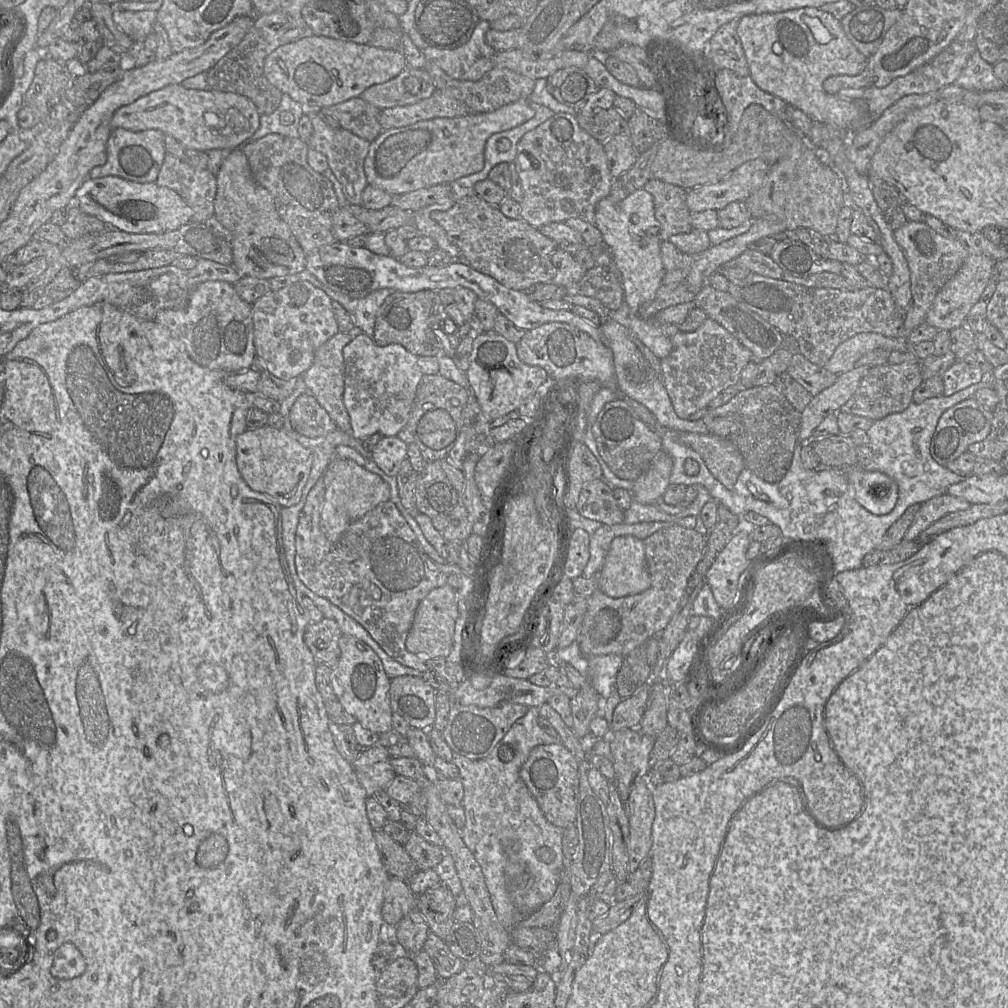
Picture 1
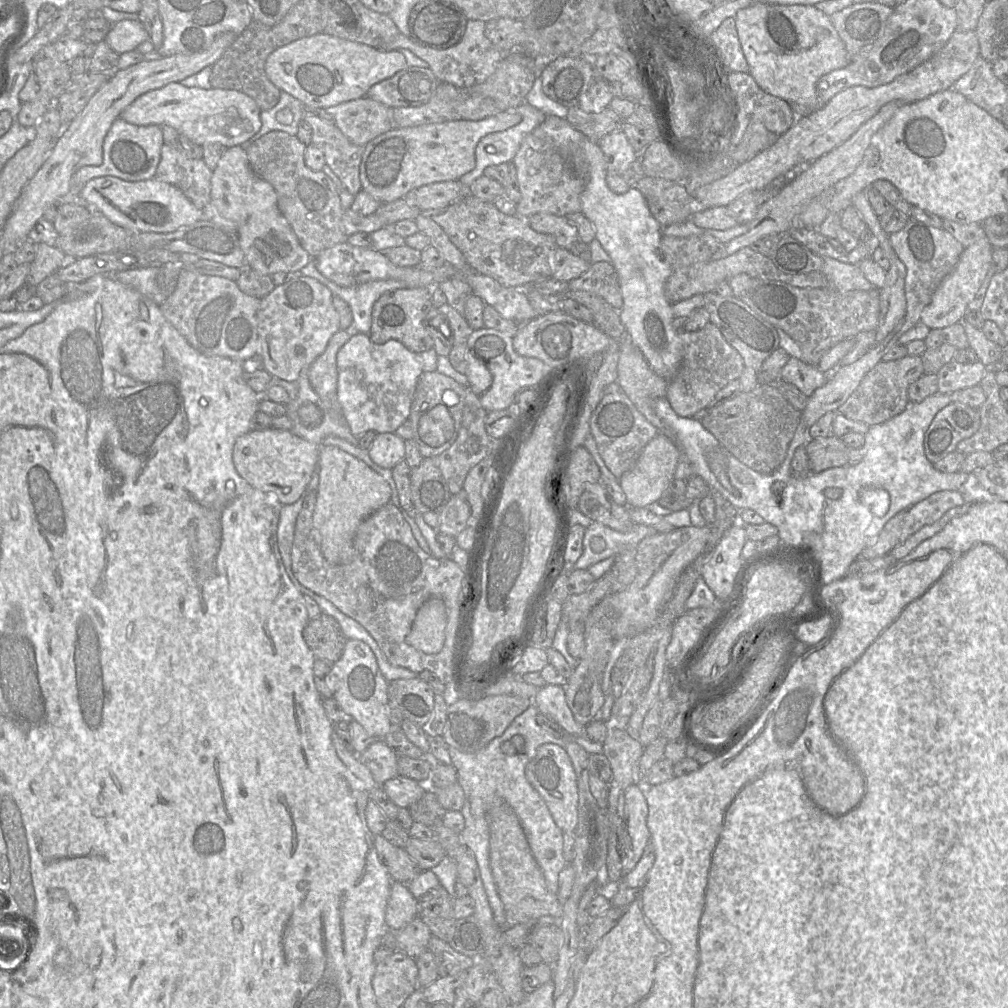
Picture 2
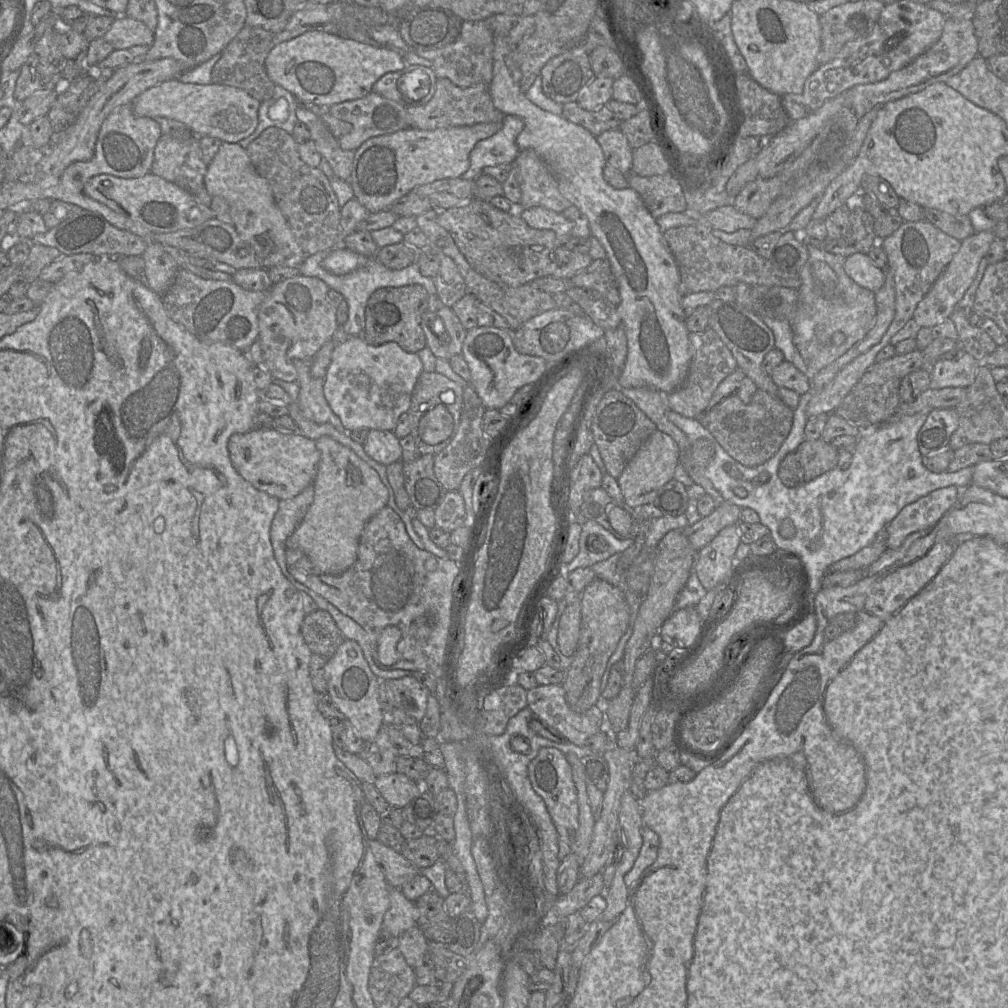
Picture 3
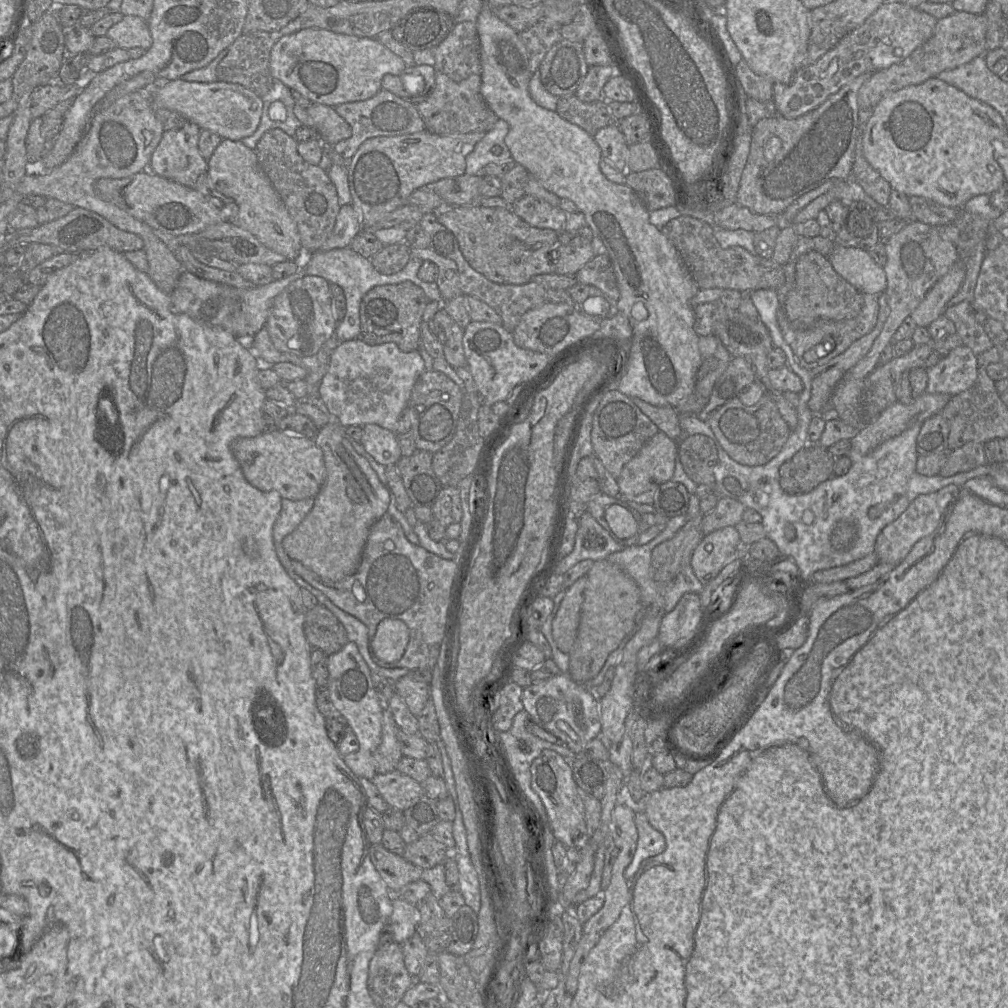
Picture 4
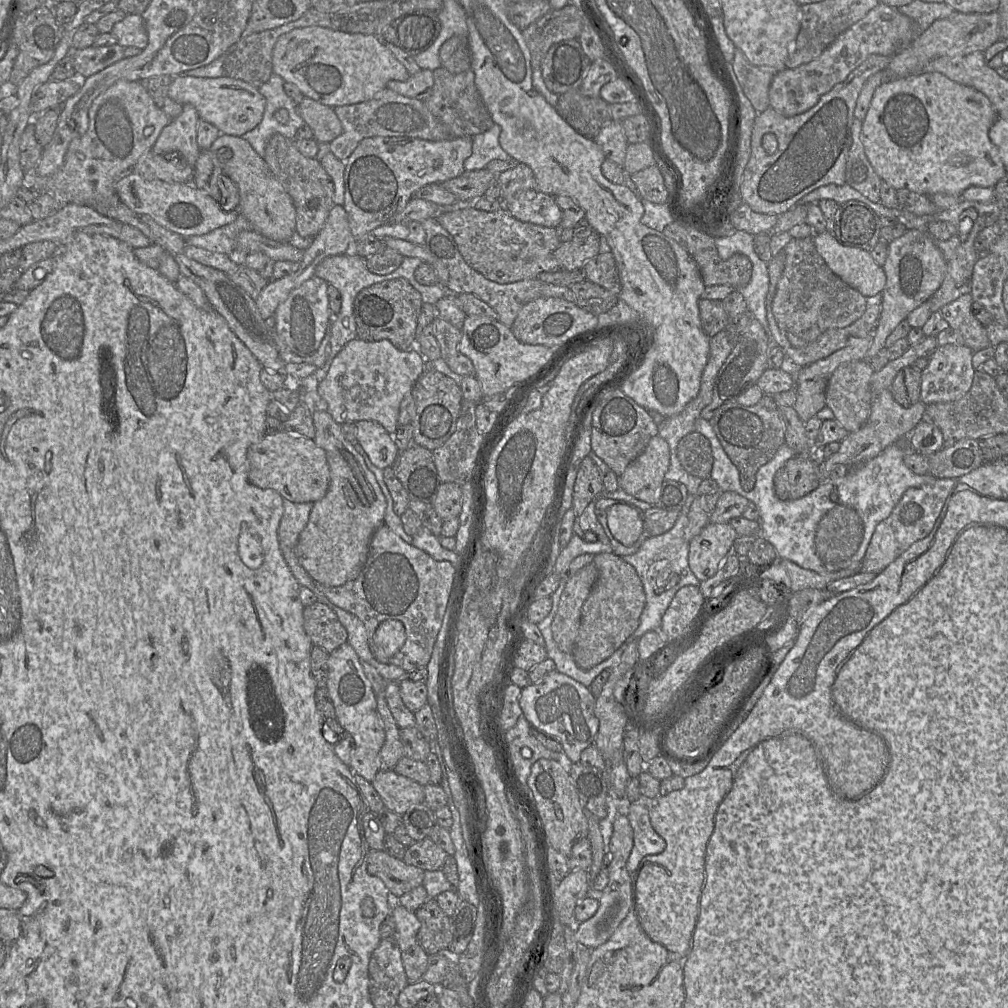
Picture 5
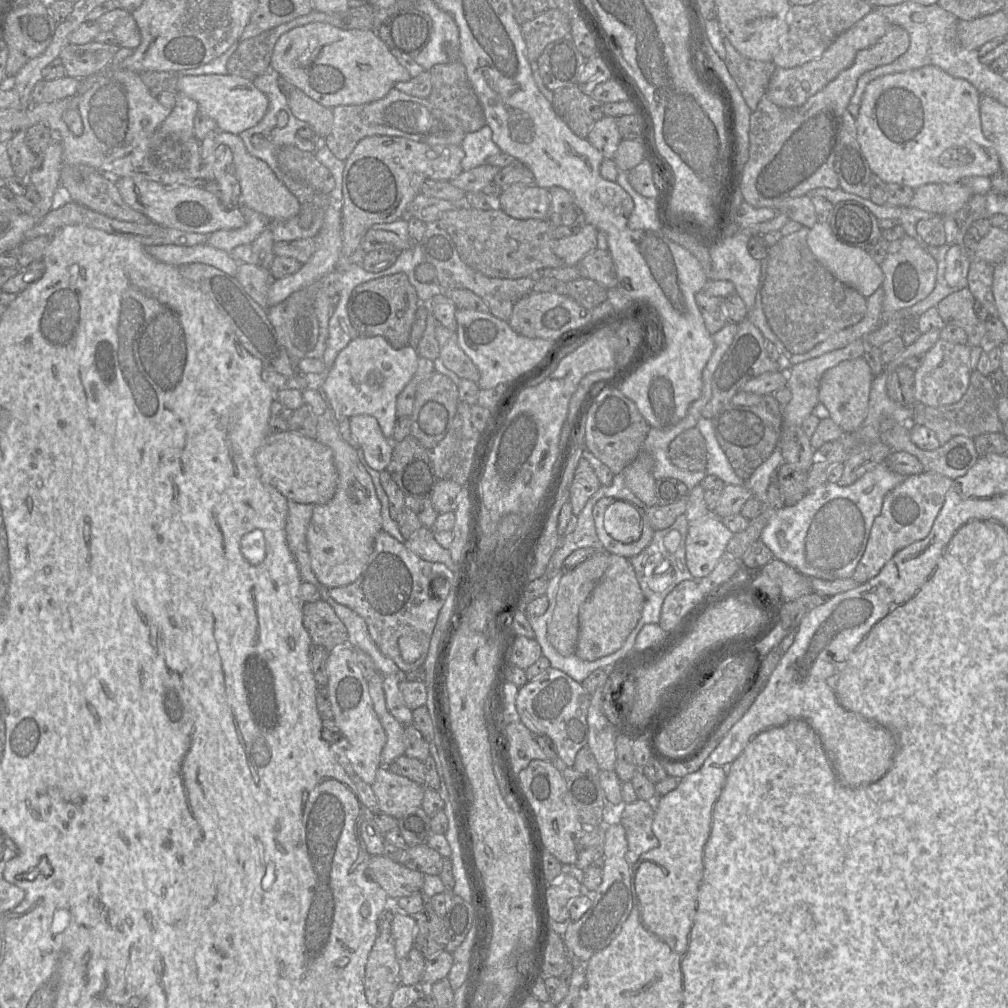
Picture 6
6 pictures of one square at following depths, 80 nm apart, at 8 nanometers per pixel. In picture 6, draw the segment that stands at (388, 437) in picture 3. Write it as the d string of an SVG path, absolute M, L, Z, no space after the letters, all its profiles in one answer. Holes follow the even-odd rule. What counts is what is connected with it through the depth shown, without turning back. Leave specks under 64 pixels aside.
M360 414L352 416L349 424L368 465L378 472L384 471L391 461L394 443L385 438L378 421L371 415Z

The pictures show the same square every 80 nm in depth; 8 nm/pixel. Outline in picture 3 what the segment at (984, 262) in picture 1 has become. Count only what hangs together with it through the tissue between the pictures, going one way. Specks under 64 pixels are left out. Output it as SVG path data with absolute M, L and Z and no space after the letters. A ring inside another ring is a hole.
M982 231L961 241L960 250L954 255L951 262L940 274L922 301L918 304L913 318L921 327L932 328L949 319L958 308L959 301L963 298L968 288L973 283L979 264L989 252L989 248L996 238L992 231Z

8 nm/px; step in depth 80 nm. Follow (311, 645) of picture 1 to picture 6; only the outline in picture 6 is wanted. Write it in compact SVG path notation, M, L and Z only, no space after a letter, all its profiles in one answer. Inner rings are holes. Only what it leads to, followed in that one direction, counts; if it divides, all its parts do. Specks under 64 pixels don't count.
M321 598L305 602L303 625L313 646L323 646L327 651L348 645L348 632L334 609Z

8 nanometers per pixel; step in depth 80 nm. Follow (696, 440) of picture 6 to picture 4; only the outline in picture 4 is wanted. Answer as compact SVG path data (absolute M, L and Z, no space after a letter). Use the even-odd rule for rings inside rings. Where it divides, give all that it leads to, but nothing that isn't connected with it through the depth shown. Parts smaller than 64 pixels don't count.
M694 434L677 443L678 457L687 476L696 484L706 484L714 491L713 469L718 455L713 441L703 434Z

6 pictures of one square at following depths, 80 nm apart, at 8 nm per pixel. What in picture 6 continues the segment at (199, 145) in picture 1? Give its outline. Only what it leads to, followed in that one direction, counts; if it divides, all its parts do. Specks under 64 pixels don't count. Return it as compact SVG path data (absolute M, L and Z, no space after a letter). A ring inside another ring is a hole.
M230 74L183 76L178 80L177 93L195 100L199 110L215 121L218 130L235 135L258 124L268 110L267 96L253 81Z

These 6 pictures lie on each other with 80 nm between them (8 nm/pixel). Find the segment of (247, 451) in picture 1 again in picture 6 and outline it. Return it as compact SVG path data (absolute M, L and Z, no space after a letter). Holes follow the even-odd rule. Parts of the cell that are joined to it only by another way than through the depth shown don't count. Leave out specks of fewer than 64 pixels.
M291 431L269 434L255 453L255 461L261 480L276 488L288 500L301 504L325 504L329 502L337 488L338 472L331 448L317 439L308 438Z

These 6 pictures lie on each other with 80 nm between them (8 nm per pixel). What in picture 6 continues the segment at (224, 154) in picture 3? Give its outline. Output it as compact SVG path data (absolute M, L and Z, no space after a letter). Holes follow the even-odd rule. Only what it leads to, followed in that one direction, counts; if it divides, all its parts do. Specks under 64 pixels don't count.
M218 129L208 133L200 142L200 155L201 152L212 150L214 152L222 144L228 146L232 152L235 175L241 188L239 205L244 204L265 215L270 221L289 220L299 214L300 202L298 199L277 178L266 162L252 156L247 151L239 135L223 132Z

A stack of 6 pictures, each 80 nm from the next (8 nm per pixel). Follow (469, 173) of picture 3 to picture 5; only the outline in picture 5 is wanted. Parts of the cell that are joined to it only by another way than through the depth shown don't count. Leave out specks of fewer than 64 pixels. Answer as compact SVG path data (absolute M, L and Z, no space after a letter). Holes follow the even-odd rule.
M495 124L484 133L472 137L472 153L464 161L466 171L486 168L492 160L506 160L510 156L499 144L501 128Z

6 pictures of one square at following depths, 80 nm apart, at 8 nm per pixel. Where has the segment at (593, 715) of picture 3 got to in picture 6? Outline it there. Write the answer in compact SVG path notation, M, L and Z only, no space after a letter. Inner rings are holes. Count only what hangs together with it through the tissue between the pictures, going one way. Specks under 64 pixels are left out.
M552 667L520 687L516 698L520 721L533 735L548 736L556 747L558 758L568 767L574 765L576 754L587 745L587 713L590 704L591 695L581 683Z

